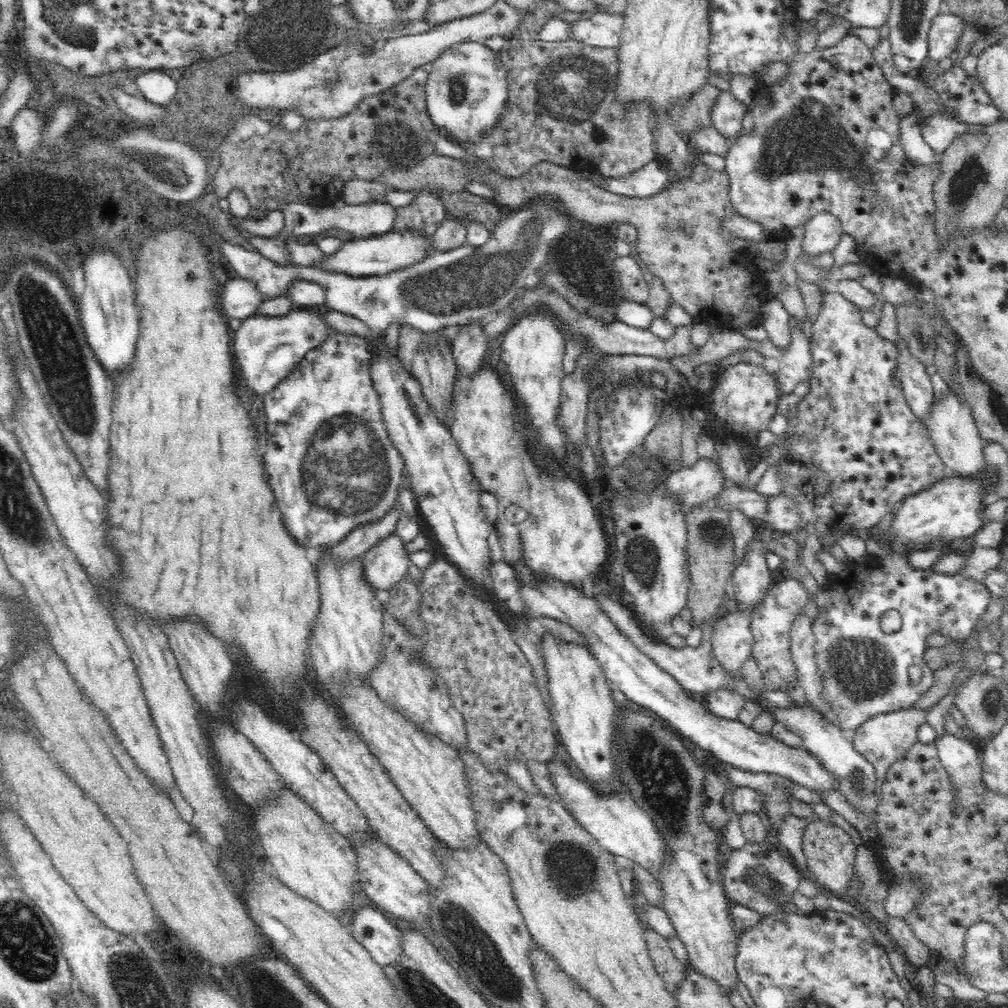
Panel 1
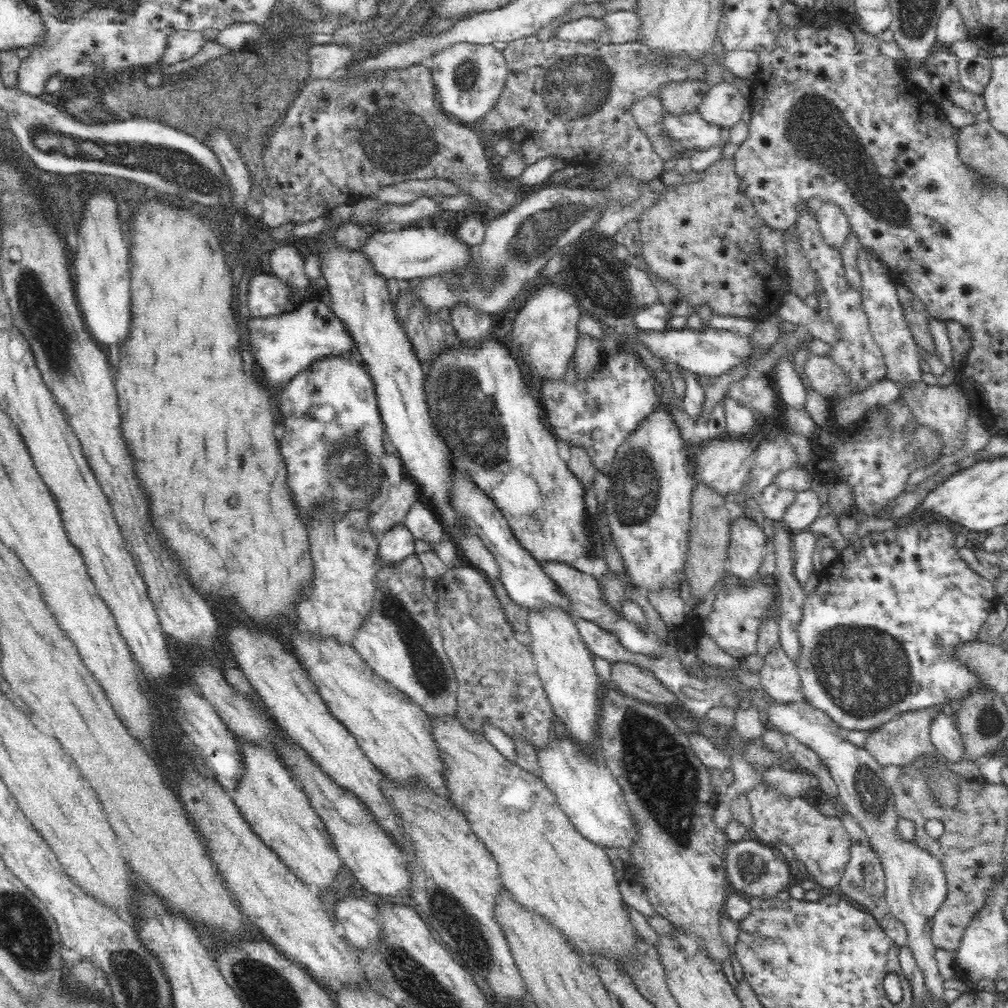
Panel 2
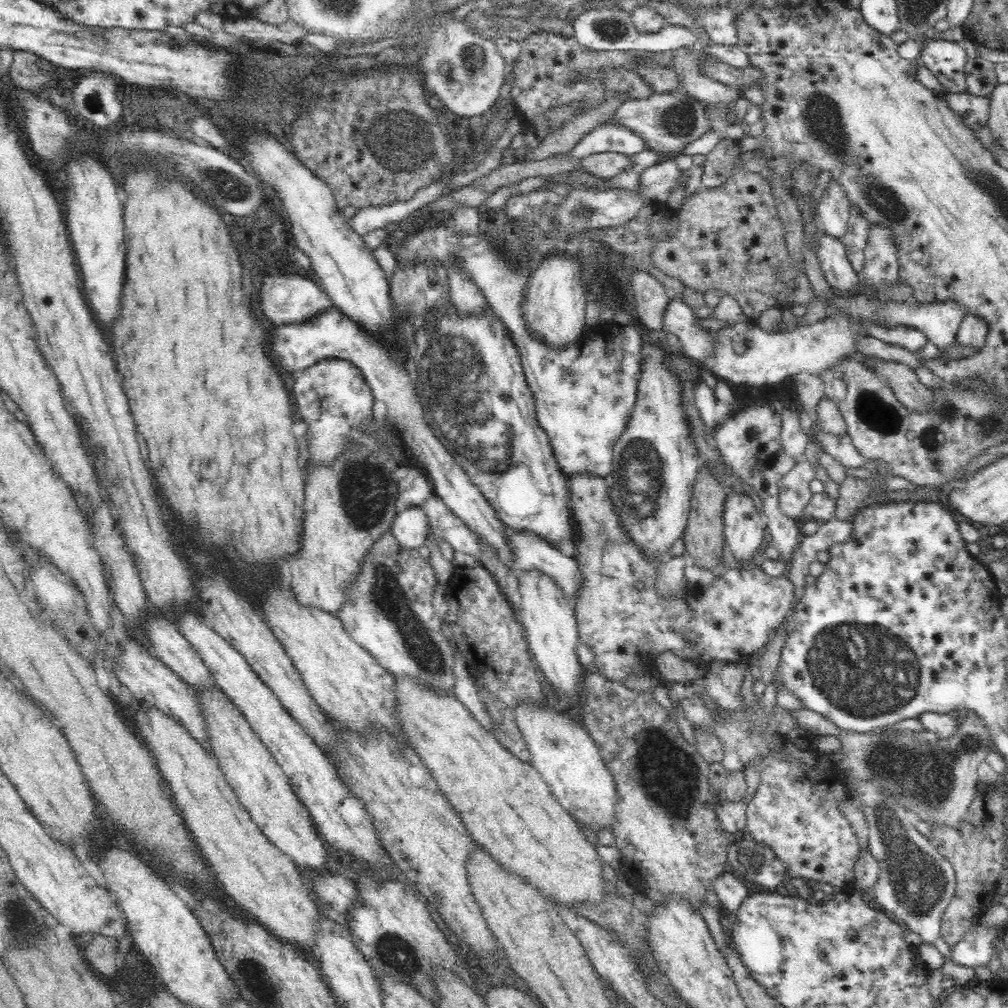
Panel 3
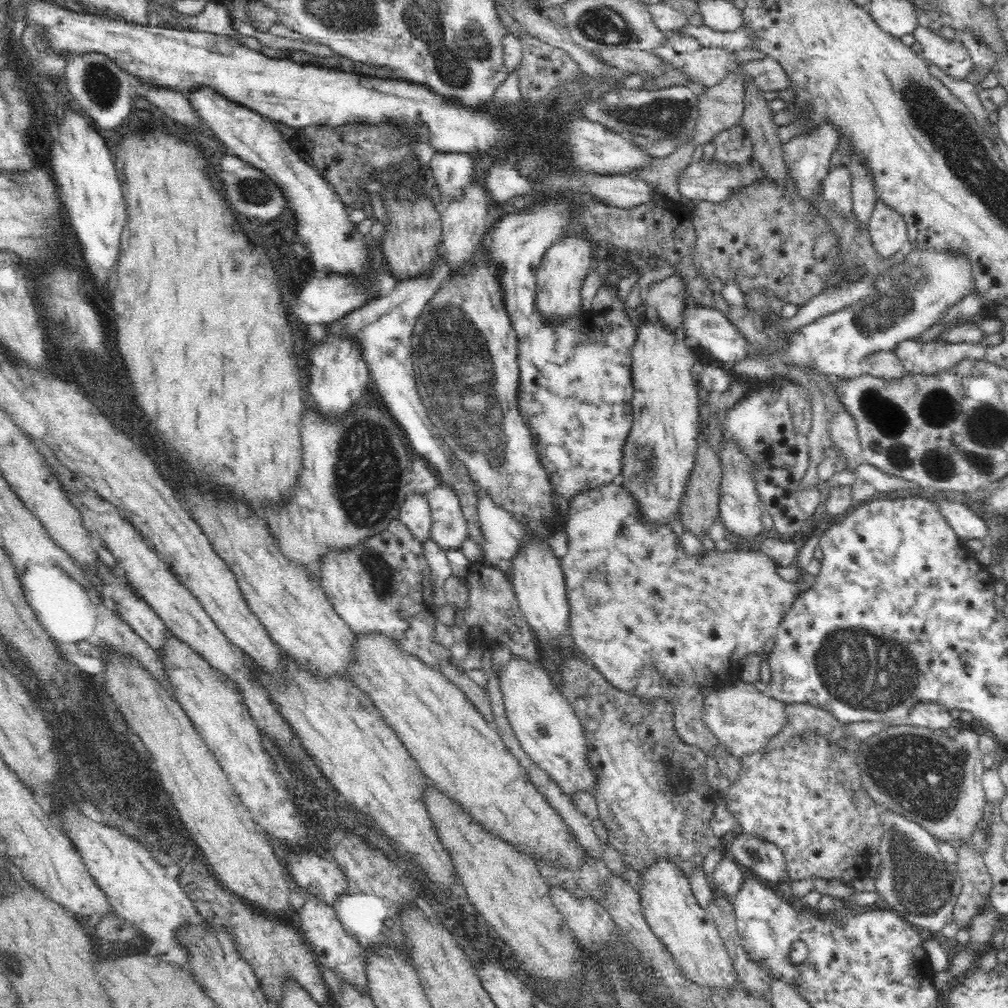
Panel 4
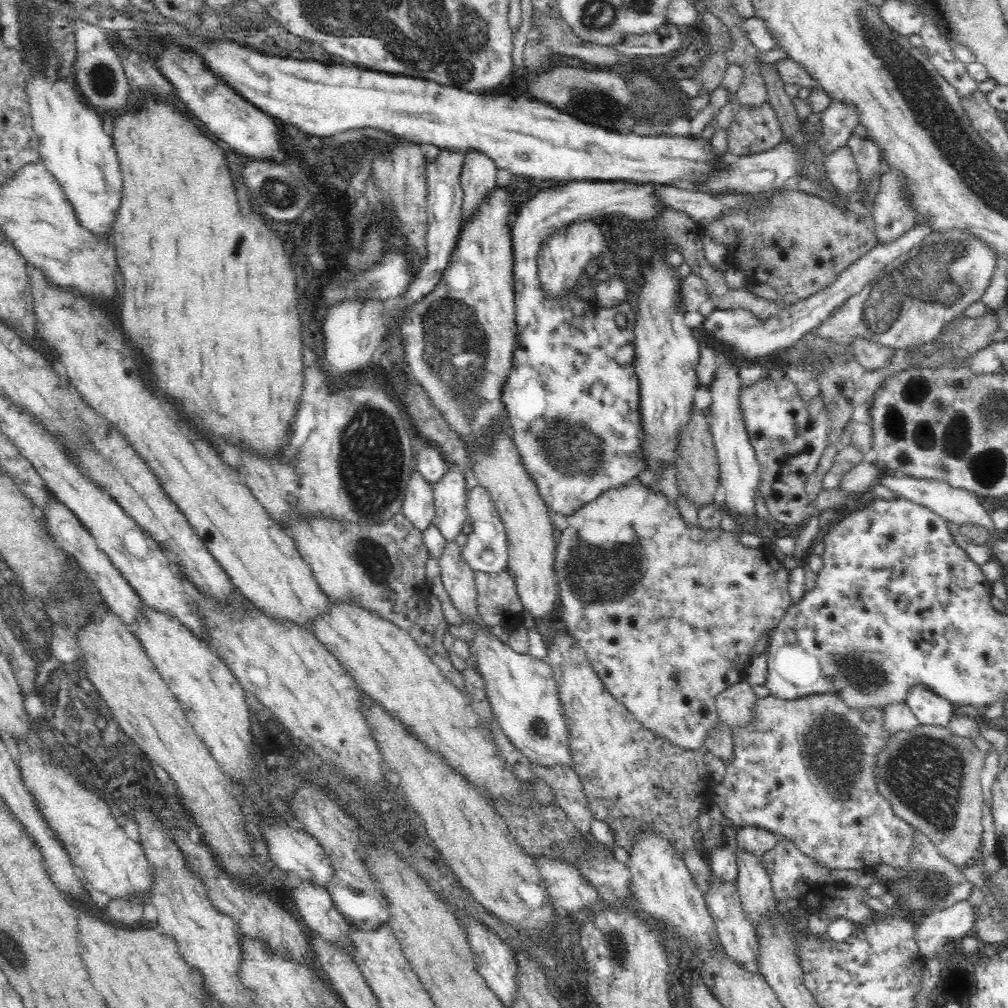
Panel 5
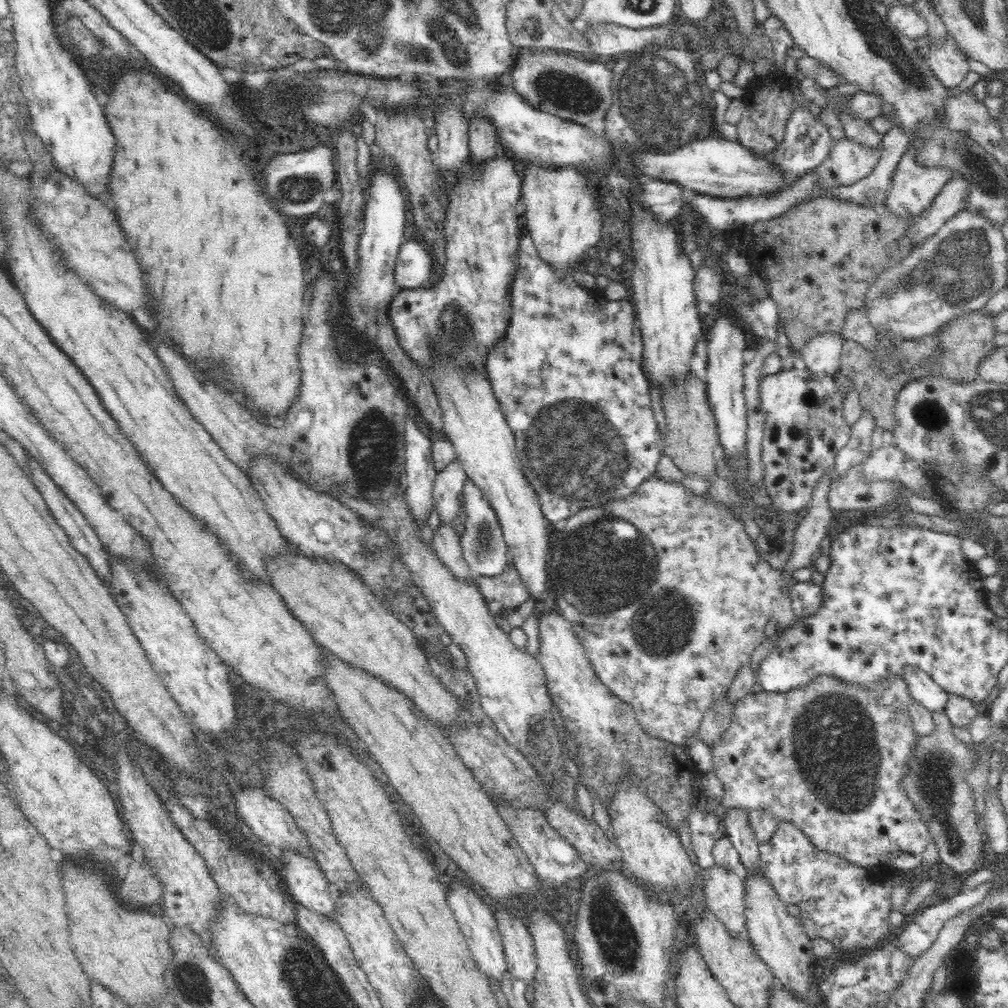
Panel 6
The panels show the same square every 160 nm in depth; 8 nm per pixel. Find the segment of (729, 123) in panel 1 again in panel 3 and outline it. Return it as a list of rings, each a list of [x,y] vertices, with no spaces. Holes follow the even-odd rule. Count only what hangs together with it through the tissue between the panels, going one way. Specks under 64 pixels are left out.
[[[699,44],[693,48],[682,47],[670,51],[670,65],[677,74],[679,85],[688,95],[694,96],[705,107],[714,106],[714,102],[732,100],[741,95],[739,90],[712,78],[706,64],[719,61],[720,54],[736,52],[737,45]]]

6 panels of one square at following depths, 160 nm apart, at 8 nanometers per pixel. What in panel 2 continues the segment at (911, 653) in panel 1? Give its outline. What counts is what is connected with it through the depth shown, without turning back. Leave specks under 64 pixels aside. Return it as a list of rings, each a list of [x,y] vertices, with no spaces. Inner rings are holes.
[[[908,518],[908,522],[894,521],[894,527],[888,530],[872,531],[854,542],[837,550],[837,557],[818,572],[820,582],[816,588],[805,595],[801,611],[801,620],[797,628],[799,654],[794,658],[794,665],[801,683],[803,698],[808,704],[826,713],[837,725],[849,730],[871,730],[888,724],[896,716],[931,709],[944,703],[962,702],[972,694],[994,693],[982,679],[978,671],[972,669],[962,659],[958,659],[958,650],[968,643],[980,642],[980,630],[986,624],[988,616],[996,611],[999,598],[994,591],[993,582],[980,576],[960,552],[957,546],[959,527],[950,527],[946,519]]]

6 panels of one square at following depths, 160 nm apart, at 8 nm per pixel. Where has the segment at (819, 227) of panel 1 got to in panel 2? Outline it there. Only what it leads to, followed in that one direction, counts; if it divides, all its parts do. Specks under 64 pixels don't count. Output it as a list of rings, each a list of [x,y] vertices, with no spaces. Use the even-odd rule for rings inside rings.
[[[834,201],[822,202],[822,207],[817,212],[820,230],[832,246],[840,248],[848,236],[849,220],[844,210]]]

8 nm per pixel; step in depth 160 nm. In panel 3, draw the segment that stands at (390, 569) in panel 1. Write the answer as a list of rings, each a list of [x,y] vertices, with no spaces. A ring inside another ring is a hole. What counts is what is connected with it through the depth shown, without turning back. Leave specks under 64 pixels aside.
[[[407,504],[404,510],[397,511],[391,529],[394,536],[396,536],[406,548],[422,548],[422,546],[426,544],[426,540],[429,540],[429,518],[427,514],[422,511],[422,505],[420,504]]]

